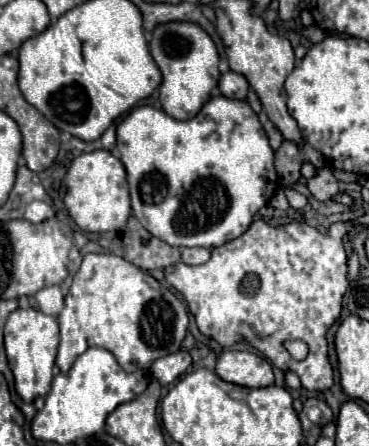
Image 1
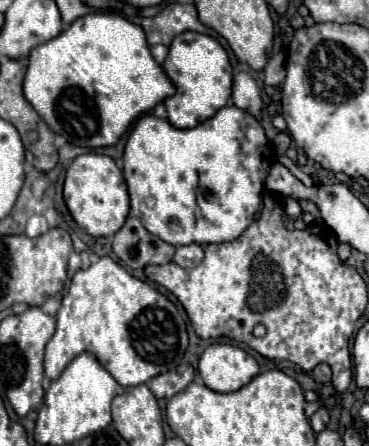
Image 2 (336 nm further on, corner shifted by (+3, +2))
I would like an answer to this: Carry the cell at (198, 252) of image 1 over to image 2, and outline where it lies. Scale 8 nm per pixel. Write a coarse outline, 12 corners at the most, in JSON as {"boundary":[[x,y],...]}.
{"boundary":[[198,244],[178,246],[174,262],[196,268],[204,258]]}

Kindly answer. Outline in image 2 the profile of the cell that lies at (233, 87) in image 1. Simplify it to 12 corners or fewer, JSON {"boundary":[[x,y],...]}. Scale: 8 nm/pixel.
{"boundary":[[248,72],[232,82],[232,102],[248,114],[262,112],[260,86]]}

